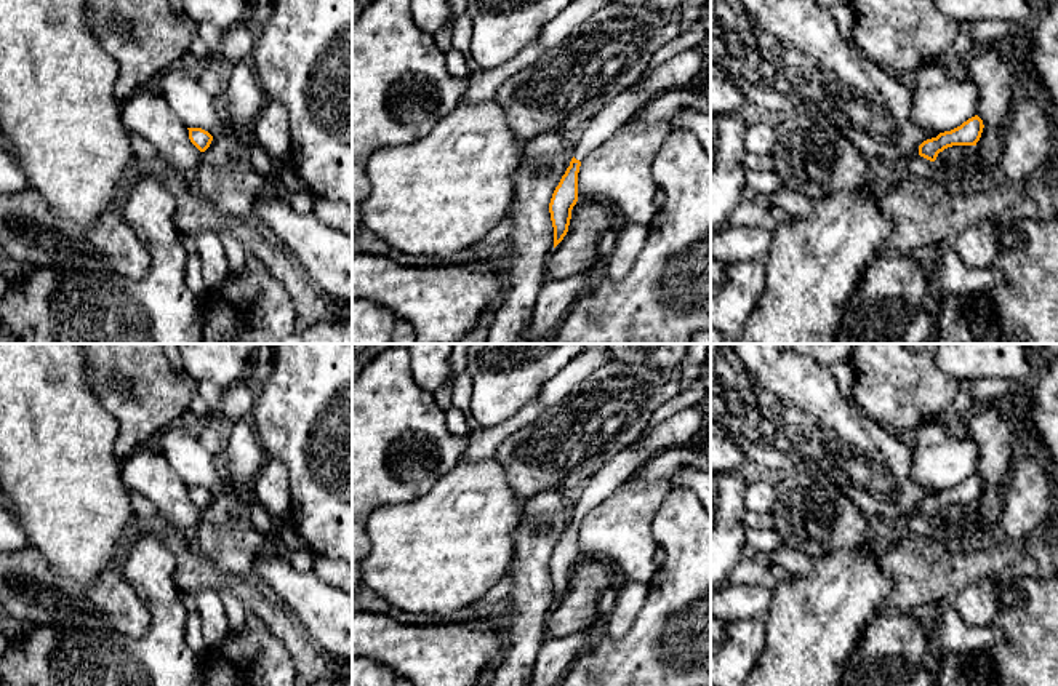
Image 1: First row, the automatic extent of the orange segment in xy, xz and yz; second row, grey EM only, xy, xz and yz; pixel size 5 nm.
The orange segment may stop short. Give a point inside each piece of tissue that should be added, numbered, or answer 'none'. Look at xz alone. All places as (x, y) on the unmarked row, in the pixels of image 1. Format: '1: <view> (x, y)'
1: xz (681, 429)

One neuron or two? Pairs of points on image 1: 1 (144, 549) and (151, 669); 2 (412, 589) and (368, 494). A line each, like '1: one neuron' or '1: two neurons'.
1: one neuron
2: two neurons

